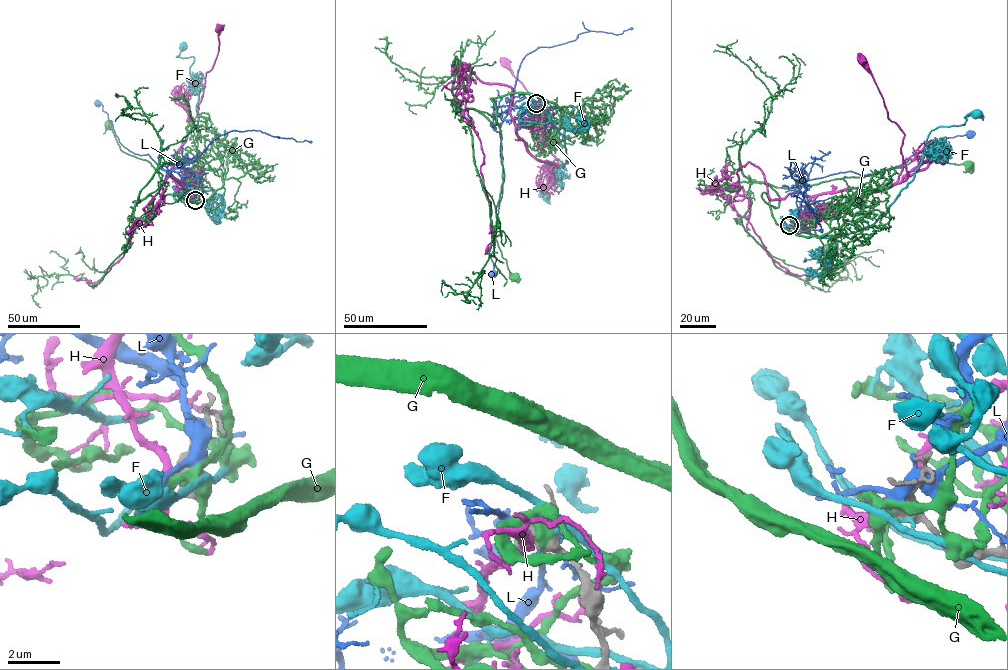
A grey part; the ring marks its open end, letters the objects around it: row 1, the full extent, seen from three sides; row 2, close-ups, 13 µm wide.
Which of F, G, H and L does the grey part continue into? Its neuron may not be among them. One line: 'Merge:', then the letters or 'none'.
Merge: none

